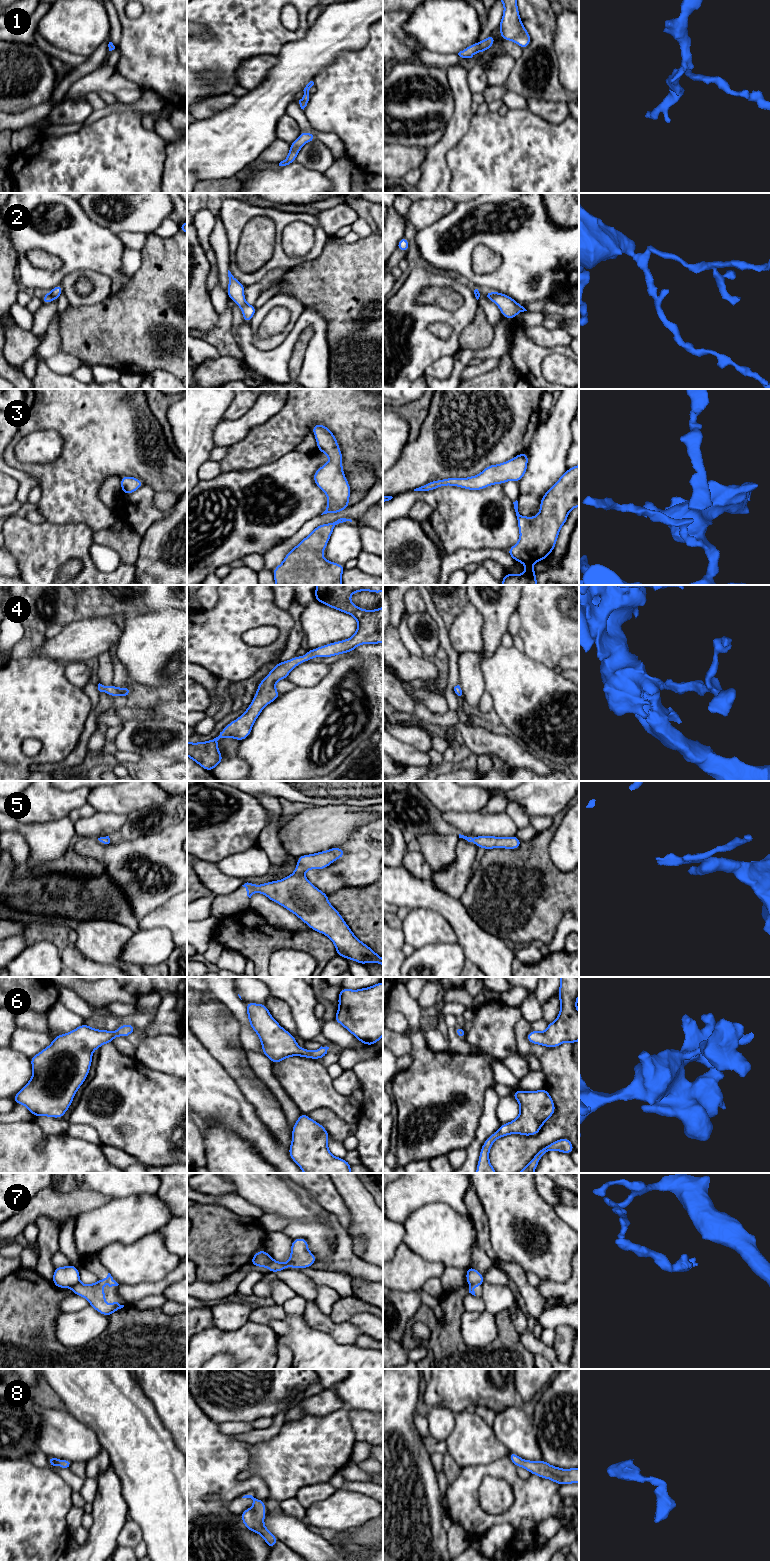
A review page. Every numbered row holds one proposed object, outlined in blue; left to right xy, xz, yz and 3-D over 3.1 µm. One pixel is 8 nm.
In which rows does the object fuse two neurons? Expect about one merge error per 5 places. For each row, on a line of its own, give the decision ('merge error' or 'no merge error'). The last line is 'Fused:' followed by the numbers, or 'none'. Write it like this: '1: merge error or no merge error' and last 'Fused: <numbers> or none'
1: no merge error
2: no merge error
3: no merge error
4: no merge error
5: no merge error
6: no merge error
7: merge error
8: no merge error
Fused: 7

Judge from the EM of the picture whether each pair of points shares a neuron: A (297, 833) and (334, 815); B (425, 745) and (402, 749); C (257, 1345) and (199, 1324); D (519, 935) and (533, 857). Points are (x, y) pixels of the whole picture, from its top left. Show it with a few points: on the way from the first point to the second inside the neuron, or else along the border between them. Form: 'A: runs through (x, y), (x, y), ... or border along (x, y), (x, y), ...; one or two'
A: runs through (306, 833), (319, 829), (325, 824); one
B: border along (393, 736), (426, 753); two
C: border along (212, 1325), (197, 1332); two
D: runs through (520, 916), (527, 897), (527, 876); one

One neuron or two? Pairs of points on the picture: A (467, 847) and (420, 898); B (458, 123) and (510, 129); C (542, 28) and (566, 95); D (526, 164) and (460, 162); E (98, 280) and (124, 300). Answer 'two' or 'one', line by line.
A: two
B: two
C: one
D: one
E: two

